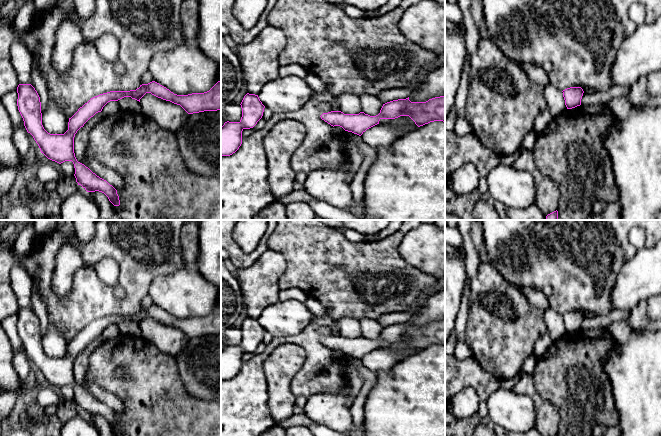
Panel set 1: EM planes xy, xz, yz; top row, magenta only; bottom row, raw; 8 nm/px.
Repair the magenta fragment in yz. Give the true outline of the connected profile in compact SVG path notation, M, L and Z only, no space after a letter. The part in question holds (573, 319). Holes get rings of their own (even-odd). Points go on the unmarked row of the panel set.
M570 311L562 315L567 333L572 333L581 329L583 313L581 311Z

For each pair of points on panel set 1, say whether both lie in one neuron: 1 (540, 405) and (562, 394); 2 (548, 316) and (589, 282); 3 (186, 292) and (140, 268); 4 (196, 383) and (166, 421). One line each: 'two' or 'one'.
1: two
2: two
3: two
4: two

